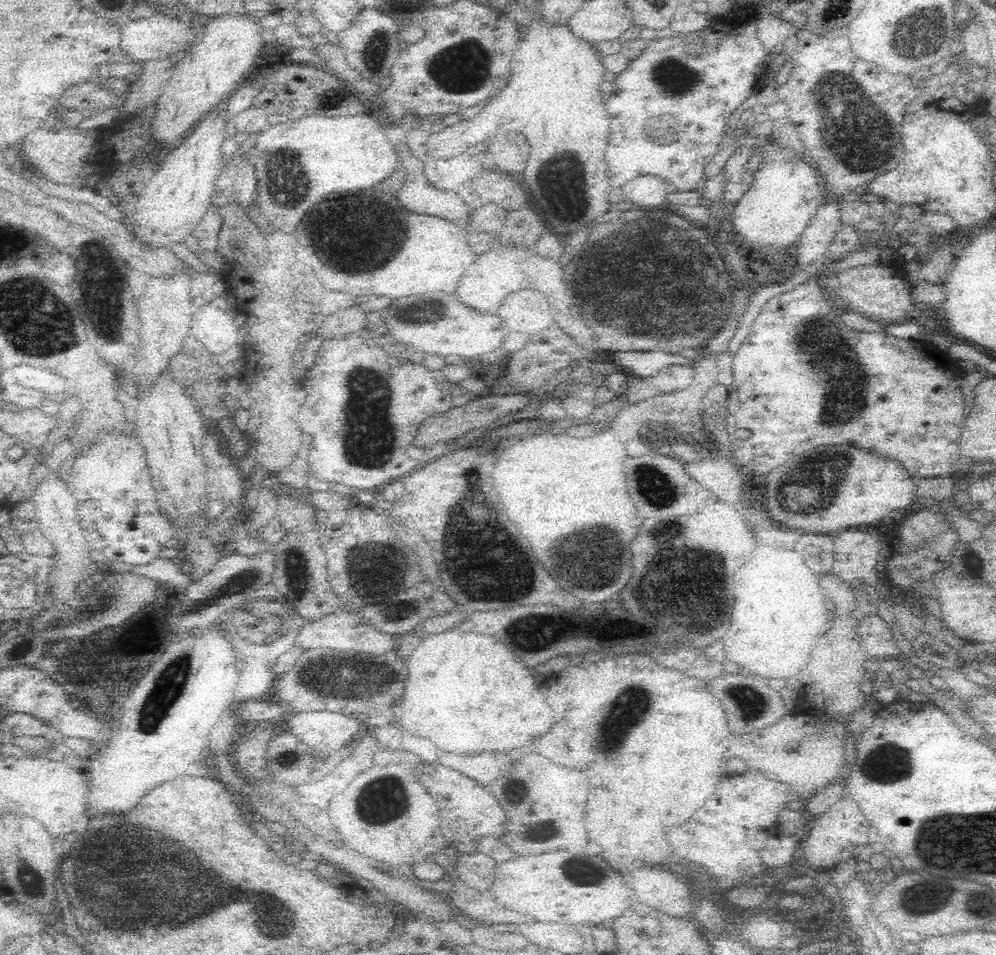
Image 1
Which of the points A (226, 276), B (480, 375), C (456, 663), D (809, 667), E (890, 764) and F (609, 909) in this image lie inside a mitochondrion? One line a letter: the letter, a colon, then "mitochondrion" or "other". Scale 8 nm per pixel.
A: other
B: other
C: other
D: other
E: mitochondrion
F: other

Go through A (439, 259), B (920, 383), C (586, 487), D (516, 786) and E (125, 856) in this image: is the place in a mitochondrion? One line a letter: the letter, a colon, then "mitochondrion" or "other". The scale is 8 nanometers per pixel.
A: other
B: other
C: other
D: mitochondrion
E: mitochondrion

